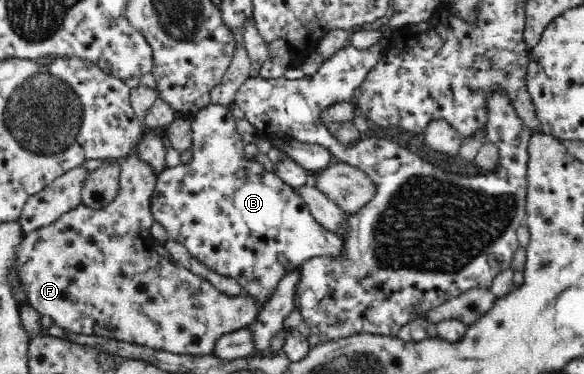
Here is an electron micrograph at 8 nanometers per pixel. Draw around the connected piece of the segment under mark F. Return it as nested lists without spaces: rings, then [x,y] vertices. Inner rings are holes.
[[[136,153],[118,162],[120,165],[120,184],[115,198],[107,206],[95,211],[81,204],[63,214],[53,224],[24,235],[16,252],[16,267],[28,302],[40,316],[47,315],[51,317],[53,324],[67,332],[115,339],[150,349],[169,351],[173,354],[213,355],[216,342],[221,336],[241,328],[249,327],[257,319],[260,310],[255,305],[253,297],[245,294],[241,294],[238,297],[229,297],[229,295],[217,291],[209,281],[197,277],[197,275],[191,273],[185,267],[181,267],[176,262],[168,263],[164,261],[156,252],[153,252],[153,240],[150,235],[150,228],[153,226],[155,219],[151,210],[151,197],[158,180],[157,171],[148,162],[141,160],[141,157],[137,156]]]

